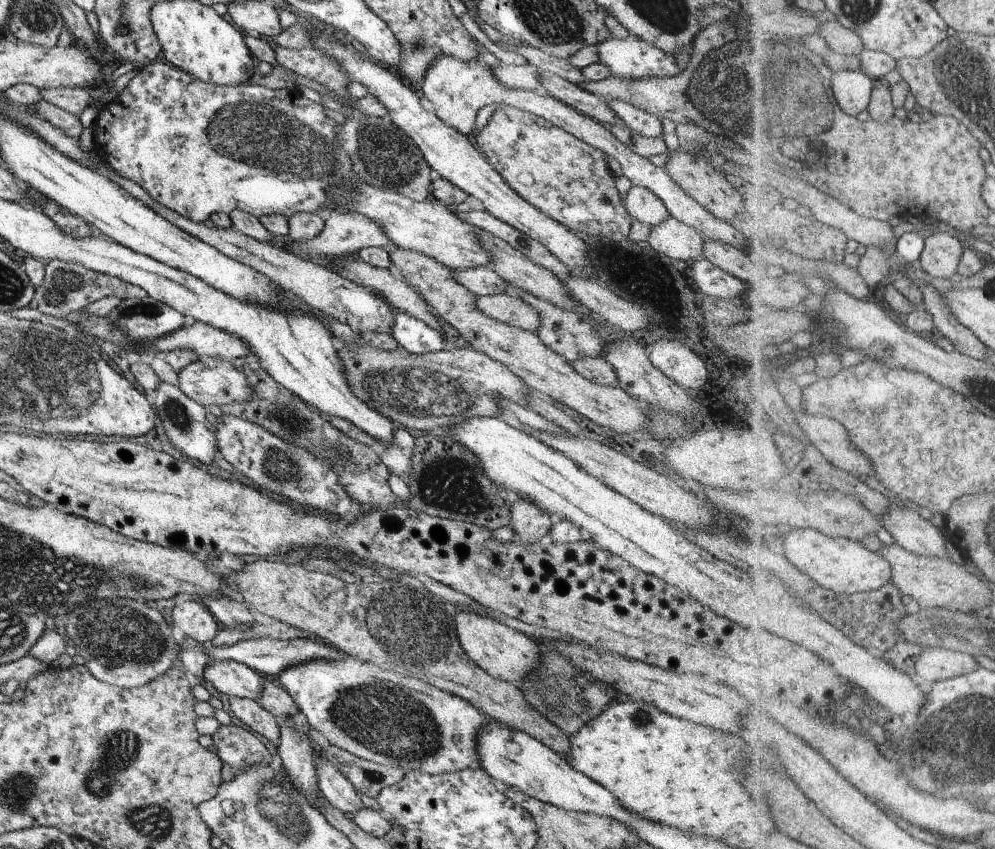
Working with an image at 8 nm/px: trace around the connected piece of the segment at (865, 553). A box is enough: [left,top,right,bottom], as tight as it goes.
[785,530,893,595]

